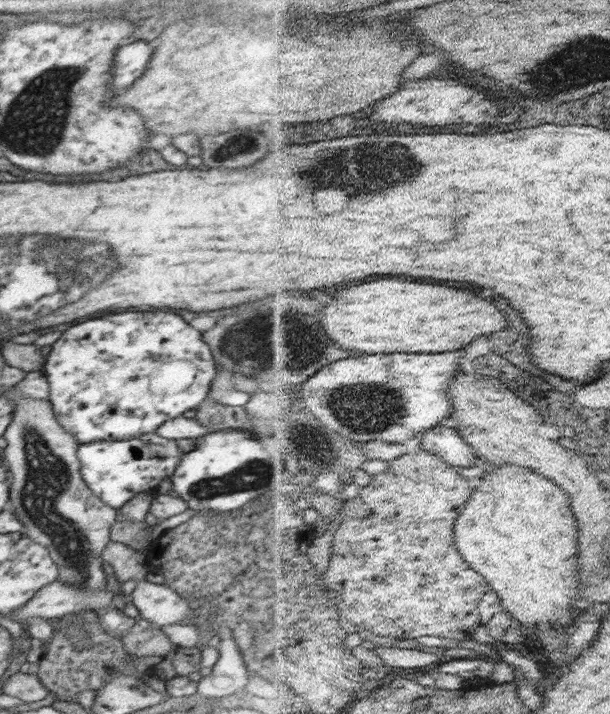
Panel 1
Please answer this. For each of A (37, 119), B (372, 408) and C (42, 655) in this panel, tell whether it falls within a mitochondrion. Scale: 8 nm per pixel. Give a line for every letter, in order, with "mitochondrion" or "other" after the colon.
A: mitochondrion
B: mitochondrion
C: other

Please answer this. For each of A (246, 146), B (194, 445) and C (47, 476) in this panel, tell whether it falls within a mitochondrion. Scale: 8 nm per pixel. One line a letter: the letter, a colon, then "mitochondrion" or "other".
A: mitochondrion
B: other
C: mitochondrion

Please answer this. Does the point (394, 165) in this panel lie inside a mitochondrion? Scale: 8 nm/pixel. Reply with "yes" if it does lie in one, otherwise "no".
yes

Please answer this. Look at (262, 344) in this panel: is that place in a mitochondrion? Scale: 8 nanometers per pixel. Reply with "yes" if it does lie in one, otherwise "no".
yes

